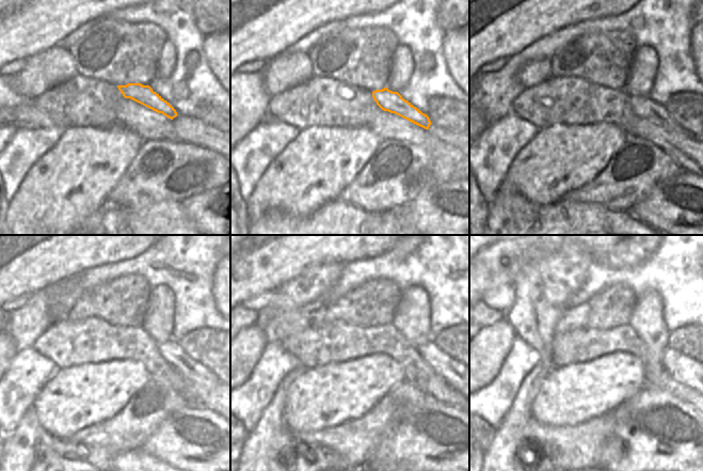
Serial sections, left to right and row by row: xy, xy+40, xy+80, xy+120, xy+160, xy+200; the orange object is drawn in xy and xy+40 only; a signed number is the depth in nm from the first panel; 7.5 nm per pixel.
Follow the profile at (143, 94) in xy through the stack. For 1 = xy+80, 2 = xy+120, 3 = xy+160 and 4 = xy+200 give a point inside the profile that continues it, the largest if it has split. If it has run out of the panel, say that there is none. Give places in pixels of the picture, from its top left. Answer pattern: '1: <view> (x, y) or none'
1: xy+80 (642, 107)
2: xy+120 (173, 352)
3: xy+160 (442, 364)
4: xy+200 (685, 370)

